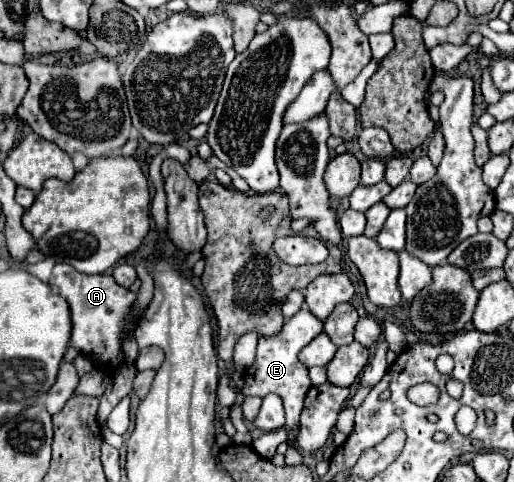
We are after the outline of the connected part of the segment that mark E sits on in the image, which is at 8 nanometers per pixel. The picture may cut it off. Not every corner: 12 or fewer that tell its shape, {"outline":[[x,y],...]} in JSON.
{"outline":[[304,306],[260,338],[244,396],[278,394],[285,425],[252,442],[272,460],[312,386],[298,352],[324,328]]}

